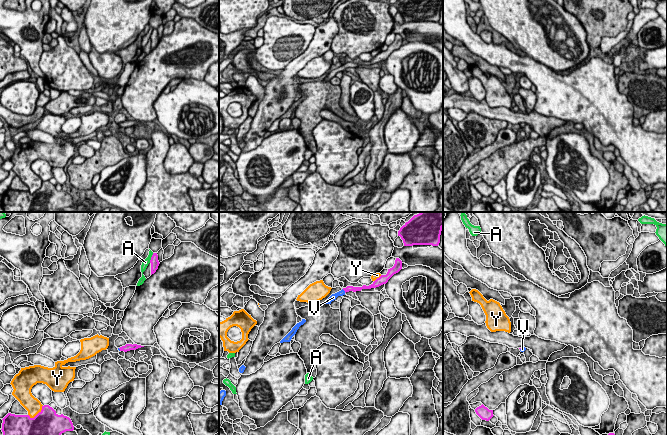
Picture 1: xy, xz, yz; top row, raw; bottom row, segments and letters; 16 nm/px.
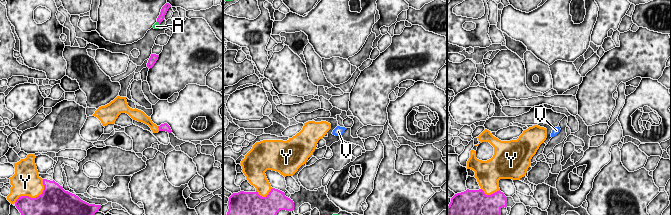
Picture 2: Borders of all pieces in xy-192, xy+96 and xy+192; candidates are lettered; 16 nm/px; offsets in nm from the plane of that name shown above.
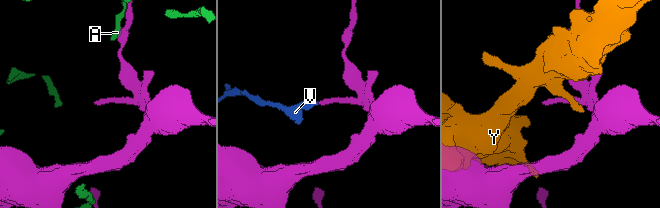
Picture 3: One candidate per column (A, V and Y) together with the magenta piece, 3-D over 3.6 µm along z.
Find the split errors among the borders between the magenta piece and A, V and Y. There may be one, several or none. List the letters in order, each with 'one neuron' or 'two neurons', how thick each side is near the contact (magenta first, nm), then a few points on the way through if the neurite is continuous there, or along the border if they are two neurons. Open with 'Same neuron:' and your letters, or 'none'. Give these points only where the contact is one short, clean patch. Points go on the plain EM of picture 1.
Same neuron: V
A: two neurons; 130 nm thick on the magenta side, 100 nm on the other
V: one neuron; 100 nm thick on the magenta side, 100 nm on the other; runs through xz (349, 64), (344, 66), (333, 73)
Y: two neurons; 500 nm thick on the magenta side, 240 nm on the other

